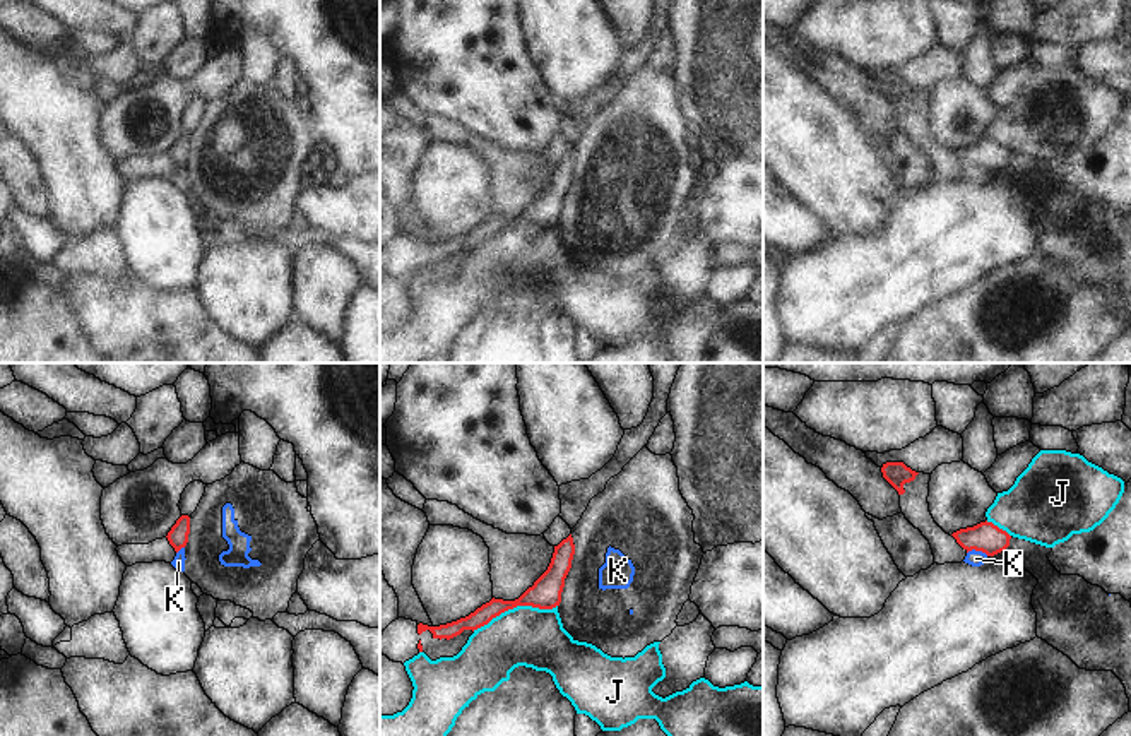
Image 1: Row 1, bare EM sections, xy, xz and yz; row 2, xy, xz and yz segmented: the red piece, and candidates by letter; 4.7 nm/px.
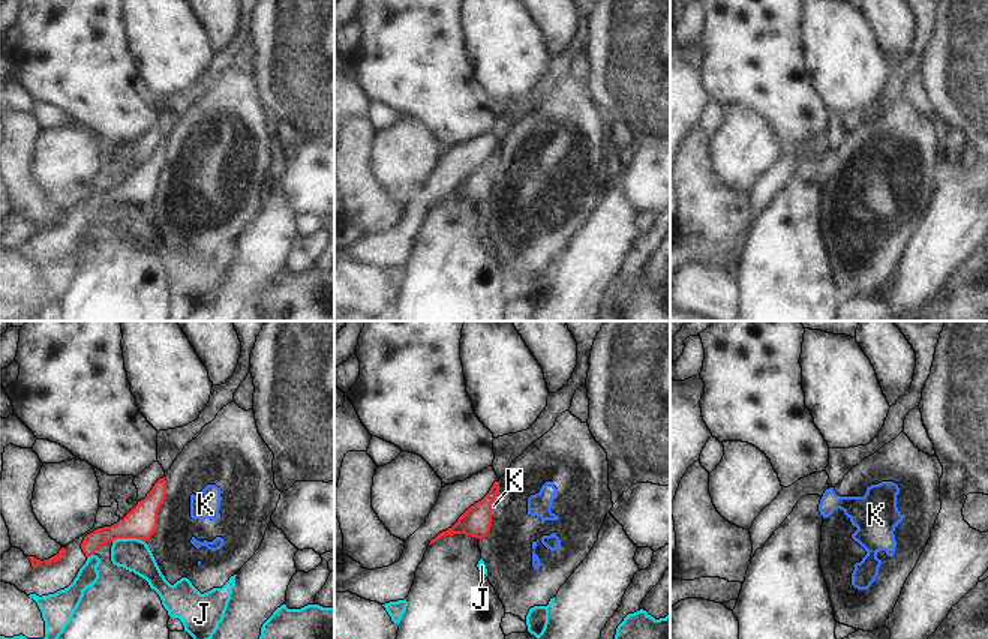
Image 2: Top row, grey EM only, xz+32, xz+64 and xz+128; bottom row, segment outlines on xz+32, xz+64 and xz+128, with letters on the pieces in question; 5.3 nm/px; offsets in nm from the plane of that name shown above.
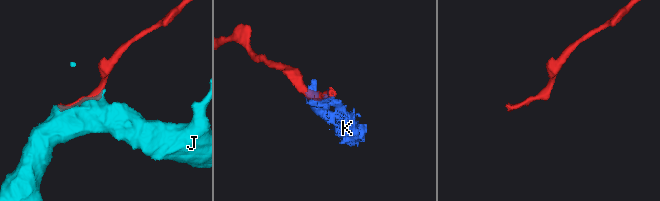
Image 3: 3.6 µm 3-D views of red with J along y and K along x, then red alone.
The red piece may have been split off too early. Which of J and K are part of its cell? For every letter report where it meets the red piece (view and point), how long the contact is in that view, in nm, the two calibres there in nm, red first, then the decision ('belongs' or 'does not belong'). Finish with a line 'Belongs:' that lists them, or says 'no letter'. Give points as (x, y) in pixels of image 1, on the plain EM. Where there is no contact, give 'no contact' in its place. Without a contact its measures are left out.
J: xz (514, 223) | 420 nm | 140/280 nm | does not belong
K: yz (977, 166) | 110 nm | 140/80 nm | does not belong
Belongs: no letter

